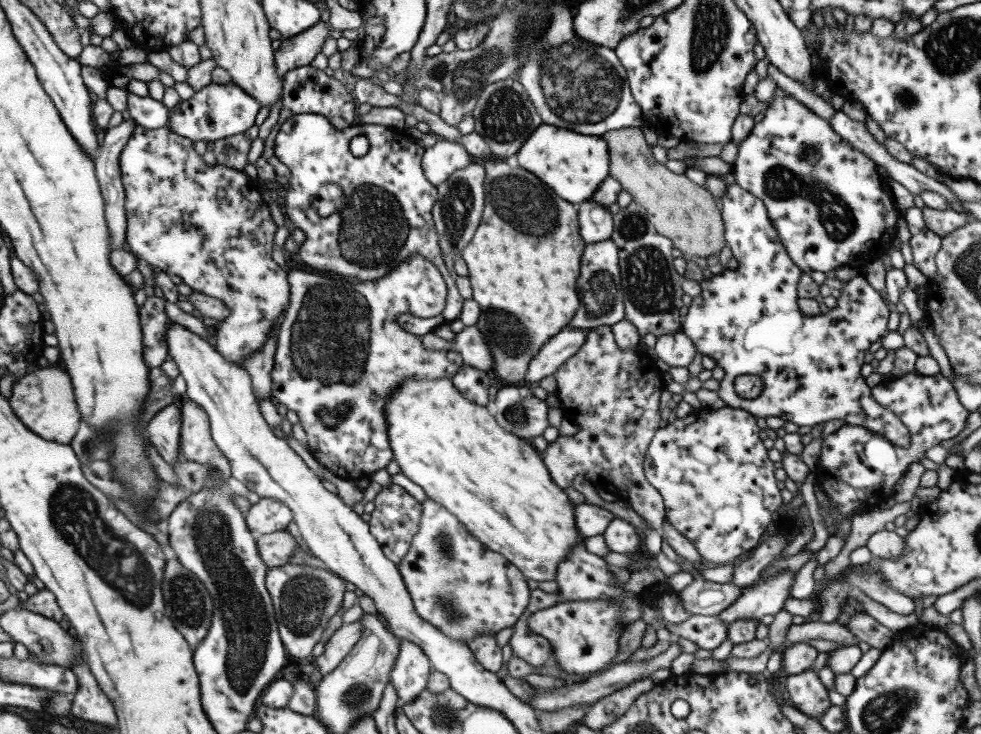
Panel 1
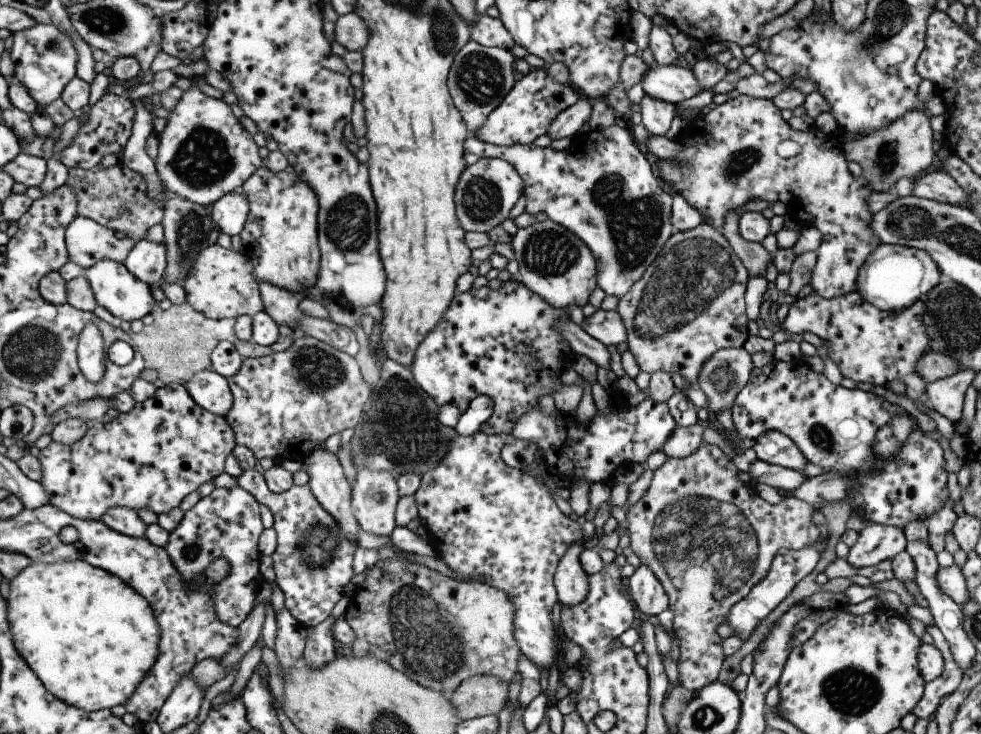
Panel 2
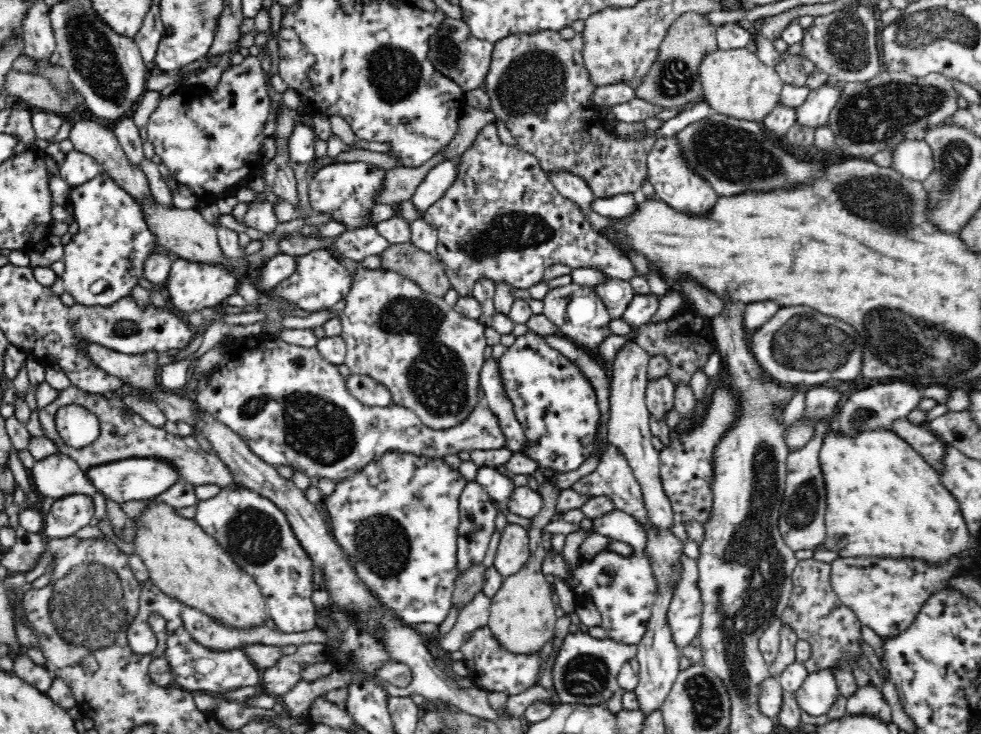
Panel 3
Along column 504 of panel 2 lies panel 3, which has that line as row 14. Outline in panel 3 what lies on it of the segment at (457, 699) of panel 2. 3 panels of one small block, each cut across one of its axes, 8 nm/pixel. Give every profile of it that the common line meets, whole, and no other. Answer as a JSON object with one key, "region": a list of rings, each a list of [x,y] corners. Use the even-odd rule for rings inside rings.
{"region":[[[690,10],[678,16],[659,46],[655,63],[635,88],[635,96],[663,108],[682,106],[698,98],[703,93],[698,68],[706,54],[717,49],[716,33],[717,26],[706,20],[706,14]]]}

